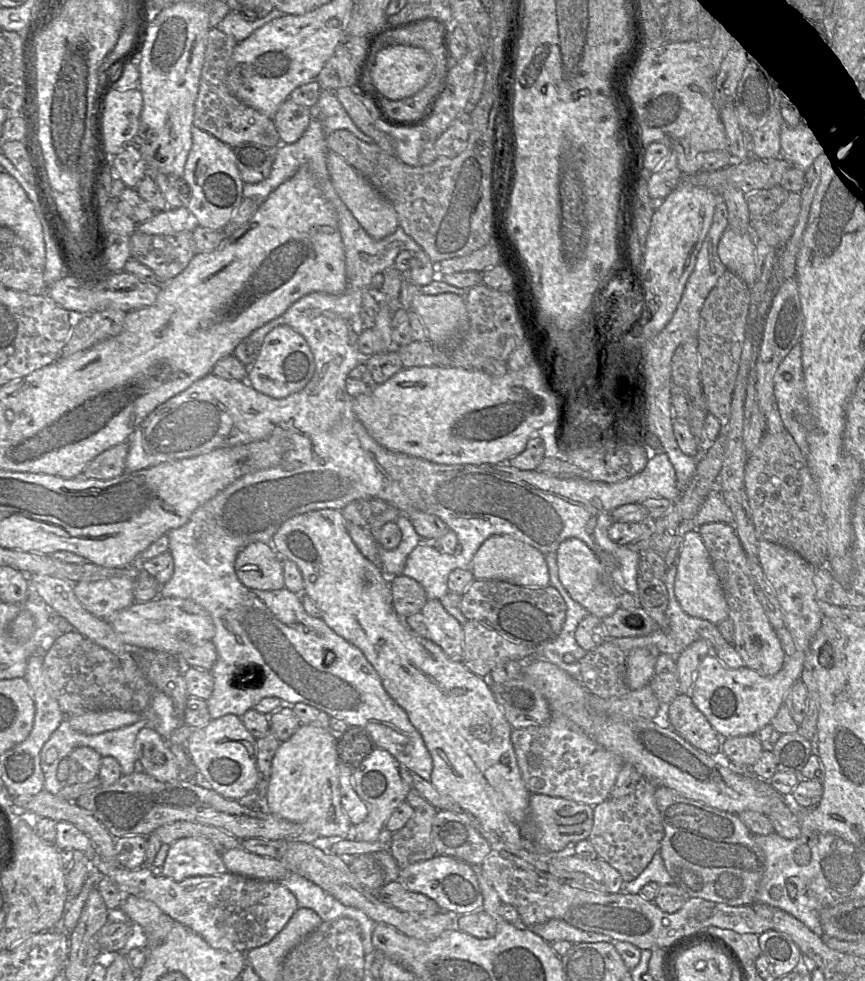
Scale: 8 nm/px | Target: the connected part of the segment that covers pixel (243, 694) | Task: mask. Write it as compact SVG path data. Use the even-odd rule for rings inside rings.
M314 115L309 123L309 126L300 137L300 139L292 144L280 144L274 151L274 160L269 176L256 184L244 183L243 185L243 197L249 198L257 203L262 203L266 200L271 192L273 192L277 187L282 183L290 179L302 165L307 165L310 171L313 173L317 184L322 192L324 198L332 205L334 208L337 218L339 230L342 238L342 242L345 249L346 256L346 277L347 277L347 289L344 293L339 295L326 294L321 292L315 292L307 294L297 301L295 301L281 316L269 321L258 329L254 330L249 336L249 340L256 346L260 347L263 343L265 336L275 327L280 325L288 325L296 332L301 334L304 339L307 341L311 352L314 357L315 371L308 382L308 384L299 392L291 394L286 398L276 399L265 394L262 394L255 390L247 381L238 381L238 380L227 380L209 373L204 377L196 380L184 391L176 394L171 397L164 403L157 406L130 434L127 442L129 445L127 457L126 457L126 471L125 472L134 472L149 467L156 466L163 462L180 460L184 458L194 457L200 454L208 453L217 448L232 447L240 444L248 444L255 441L260 441L267 439L271 436L284 436L290 441L291 448L282 456L280 462L271 468L258 470L235 480L225 489L220 491L216 496L205 502L203 505L198 507L193 514L190 516L189 520L183 526L169 531L166 535L169 538L169 549L168 552L171 554L174 568L173 574L170 580L161 585L159 588L160 598L182 598L195 602L204 608L207 613L210 615L211 620L215 627L215 634L212 638L212 643L215 645L217 650L217 660L212 669L210 670L211 675L214 681L214 687L211 696L206 700L208 712L211 720L217 719L226 714L234 714L241 717L246 711L253 709L253 707L265 697L277 697L285 705L294 705L296 703L304 703L310 706L313 706L330 717L335 717L344 721L348 726L358 726L366 729L371 735L376 747L385 749L391 755L393 755L402 765L404 765L410 772L417 774L422 777L424 780L430 781L431 774L433 770L433 761L429 750L427 749L424 740L419 733L419 731L413 726L410 722L407 713L390 697L390 695L385 690L381 678L378 675L377 671L367 660L365 655L360 649L358 649L353 644L346 641L341 636L337 635L332 629L330 629L322 619L311 617L304 609L301 602L301 594L295 594L286 588L274 591L262 591L257 589L250 589L244 586L238 579L235 572L235 560L237 555L249 544L254 542L263 542L265 544L270 544L274 534L278 531L281 525L288 519L301 515L310 511L321 510L321 509L334 509L342 510L351 502L359 502L362 500L369 500L373 512L373 517L369 521L372 535L377 539L382 527L388 522L395 522L400 514L405 514L411 510L419 510L428 514L435 515L443 520L449 530L455 532L459 543L462 545L462 552L455 556L449 554L443 554L439 552L433 544L429 542L422 542L419 544L408 556L405 567L403 569L403 575L408 576L416 580L425 590L428 599L439 600L446 611L453 616L462 626L468 621L468 619L462 614L459 608L452 606L449 602L448 594L448 577L452 571L455 569L470 570L472 572L472 560L475 553L478 551L480 546L486 541L489 537L493 535L510 535L513 538L528 544L544 555L549 552L556 552L559 545L568 538L578 538L585 542L587 546L594 551L594 553L607 552L611 554L616 560L616 567L611 570L611 581L616 586L616 588L622 592L629 592L635 595L638 595L639 589L637 584L637 573L638 573L638 563L642 558L642 555L630 549L626 545L619 545L612 541L608 535L608 529L611 524L614 522L611 516L612 511L622 505L631 504L631 503L642 503L650 498L665 498L670 501L677 501L680 497L680 492L678 489L678 484L676 481L676 473L674 467L669 460L667 454L664 451L652 451L650 458L647 461L645 468L639 473L616 483L605 483L592 481L587 479L563 479L557 478L552 475L544 474L537 472L536 470L520 470L516 467L513 467L508 463L509 461L502 461L497 464L455 464L455 465L446 465L446 464L436 464L429 462L427 460L417 458L414 456L409 456L403 453L398 453L390 451L380 444L378 444L367 432L363 424L357 419L353 412L353 397L350 396L346 391L346 378L348 374L354 369L359 363L362 362L363 356L361 355L358 347L358 339L361 333L363 332L363 322L361 317L362 311L362 289L371 287L372 277L379 273L384 272L390 267L393 267L397 255L403 250L410 250L412 252L419 251L422 249L418 243L409 235L405 233L403 228L400 226L390 235L376 240L373 239L363 227L359 224L347 206L340 199L339 195L335 191L333 184L330 179L330 175L327 169L326 156L329 149L326 144L326 134L323 130L321 121L316 115Z

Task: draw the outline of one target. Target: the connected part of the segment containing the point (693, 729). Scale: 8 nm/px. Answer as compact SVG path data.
M679 693L669 703L668 714L670 727L694 747L711 756L721 750L721 743L726 737L713 729L689 694Z

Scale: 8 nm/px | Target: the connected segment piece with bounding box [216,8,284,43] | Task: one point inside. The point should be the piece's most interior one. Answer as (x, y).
(234, 24)

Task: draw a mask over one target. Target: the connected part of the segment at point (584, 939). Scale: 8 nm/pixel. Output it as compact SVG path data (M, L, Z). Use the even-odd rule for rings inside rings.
M552 919L543 924L526 927L522 922L510 923L519 929L530 929L548 943L569 941L572 944L606 942L613 944L610 936L587 932L571 926L563 920Z

